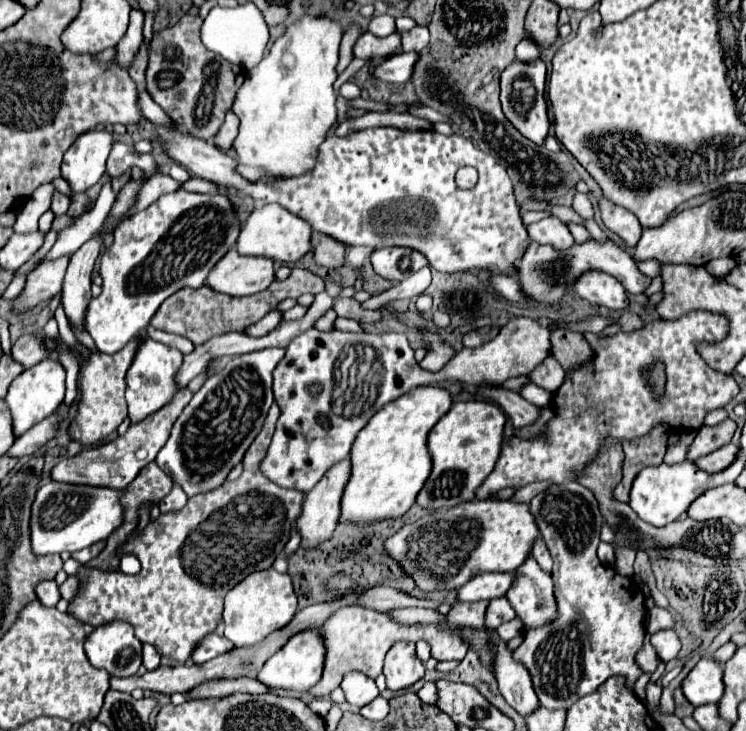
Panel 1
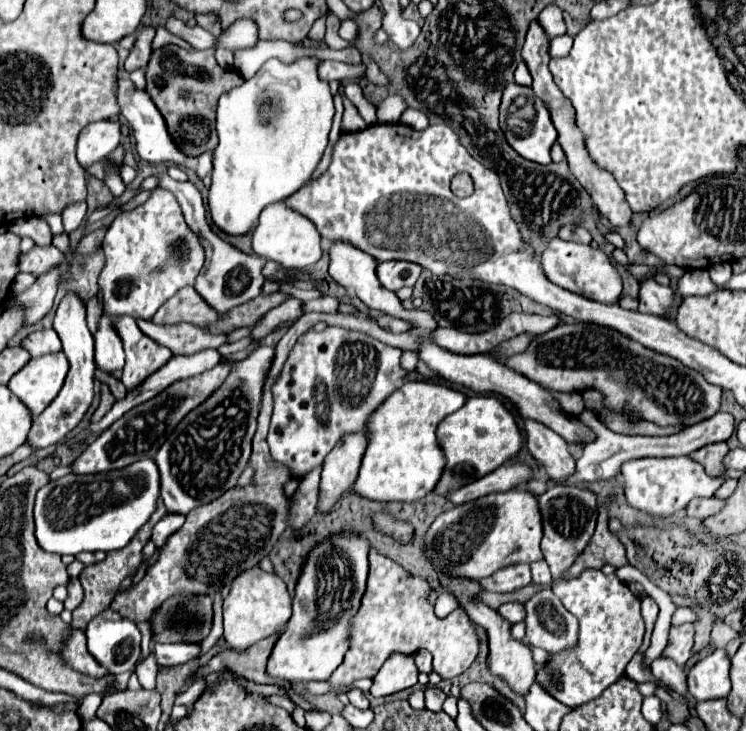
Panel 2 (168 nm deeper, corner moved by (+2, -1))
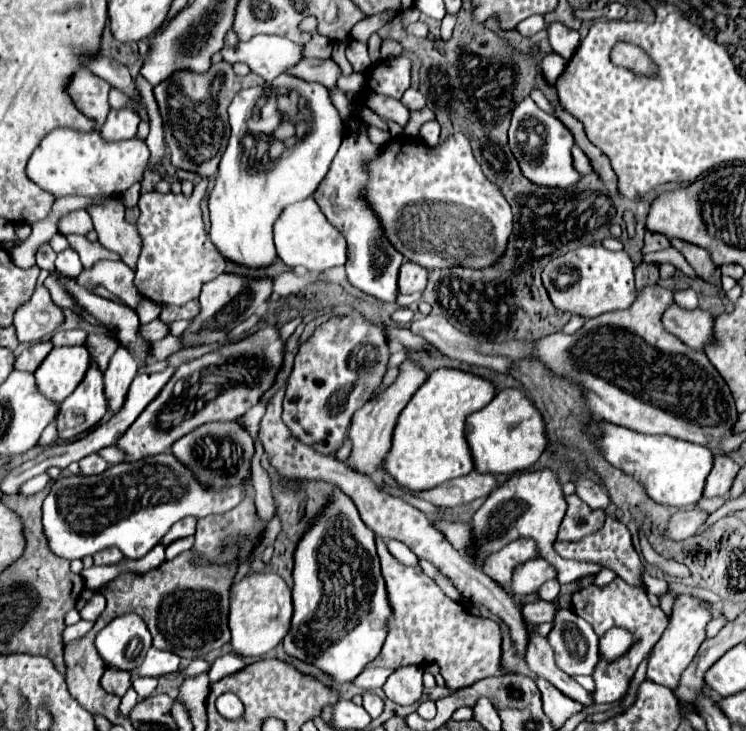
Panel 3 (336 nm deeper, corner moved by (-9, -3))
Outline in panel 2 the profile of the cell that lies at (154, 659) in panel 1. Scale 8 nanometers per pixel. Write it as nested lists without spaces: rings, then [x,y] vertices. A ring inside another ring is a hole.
[[[150,654],[138,668],[136,668],[136,674],[138,674],[138,682],[142,688],[148,688],[152,690],[156,686],[156,674],[158,674],[158,664],[154,660],[154,654]]]

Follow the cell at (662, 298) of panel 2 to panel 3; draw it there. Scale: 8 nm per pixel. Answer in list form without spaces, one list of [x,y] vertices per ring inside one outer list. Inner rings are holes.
[[[673,302],[663,314],[663,326],[667,332],[677,336],[683,344],[703,350],[707,342],[711,342],[713,316],[705,310],[685,310],[677,302]]]

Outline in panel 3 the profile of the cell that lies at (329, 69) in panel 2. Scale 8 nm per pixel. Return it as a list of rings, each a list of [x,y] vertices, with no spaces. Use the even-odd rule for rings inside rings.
[[[303,58],[295,68],[291,68],[293,76],[299,76],[303,80],[313,80],[319,84],[325,84],[329,90],[337,86],[337,80],[341,76],[341,68],[331,60],[317,60],[317,58]]]

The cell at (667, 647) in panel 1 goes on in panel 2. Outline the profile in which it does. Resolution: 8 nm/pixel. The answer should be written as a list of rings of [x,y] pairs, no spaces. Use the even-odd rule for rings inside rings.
[[[656,658],[656,660],[652,662],[650,670],[652,670],[654,678],[656,678],[660,684],[664,684],[664,686],[668,686],[670,690],[678,692],[680,696],[684,696],[686,702],[688,702],[688,706],[692,706],[692,708],[696,706],[696,700],[692,698],[692,694],[688,694],[686,672],[684,672],[680,666],[676,666],[676,662],[672,662],[672,660],[668,660],[668,658]]]

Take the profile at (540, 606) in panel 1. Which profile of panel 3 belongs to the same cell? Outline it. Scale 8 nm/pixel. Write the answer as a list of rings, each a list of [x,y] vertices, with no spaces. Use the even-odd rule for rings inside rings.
[[[557,608],[553,630],[547,638],[555,650],[557,666],[563,672],[569,676],[593,674],[593,668],[599,662],[599,636],[589,622],[573,614],[569,608]]]

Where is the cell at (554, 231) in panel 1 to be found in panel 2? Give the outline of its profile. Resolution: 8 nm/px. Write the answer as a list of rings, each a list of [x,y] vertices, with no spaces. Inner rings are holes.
[[[554,238],[548,244],[548,250],[542,254],[542,266],[546,278],[574,294],[580,294],[588,300],[596,300],[602,304],[616,304],[622,294],[622,276],[618,268],[612,264],[610,256],[602,252],[600,248],[576,244],[576,242],[566,242],[560,238]]]

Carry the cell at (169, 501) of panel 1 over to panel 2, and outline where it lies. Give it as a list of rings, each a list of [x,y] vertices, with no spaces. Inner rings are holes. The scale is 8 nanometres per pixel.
[[[166,514],[166,516],[154,526],[154,532],[152,532],[152,542],[156,544],[156,548],[164,546],[164,542],[166,542],[176,530],[180,530],[182,524],[184,524],[184,516],[182,516],[182,514]]]

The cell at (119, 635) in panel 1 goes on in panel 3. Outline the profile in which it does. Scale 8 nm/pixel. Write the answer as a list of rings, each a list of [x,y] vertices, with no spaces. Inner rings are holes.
[[[135,612],[117,616],[95,638],[95,648],[105,664],[121,670],[135,670],[151,648],[151,632]]]

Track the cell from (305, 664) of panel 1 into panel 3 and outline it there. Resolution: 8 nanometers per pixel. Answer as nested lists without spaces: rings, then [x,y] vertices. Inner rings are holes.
[[[335,490],[333,502],[325,508],[323,516],[319,516],[319,520],[305,532],[303,540],[297,544],[293,580],[295,612],[291,628],[283,638],[283,648],[287,656],[317,666],[339,684],[351,682],[355,676],[361,674],[365,664],[379,654],[387,634],[387,620],[391,616],[391,608],[387,604],[387,590],[379,570],[379,556],[375,552],[375,534],[363,524],[353,500],[343,492]]]

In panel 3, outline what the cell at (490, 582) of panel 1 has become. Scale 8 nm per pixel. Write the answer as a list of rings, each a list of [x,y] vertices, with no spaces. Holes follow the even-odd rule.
[[[543,558],[527,560],[513,570],[509,592],[519,598],[525,594],[537,592],[539,586],[551,578],[555,578],[555,570],[551,564],[547,564]]]

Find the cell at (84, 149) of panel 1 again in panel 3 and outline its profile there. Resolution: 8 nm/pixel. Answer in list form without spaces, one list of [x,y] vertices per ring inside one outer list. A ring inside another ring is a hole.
[[[133,108],[111,110],[101,128],[101,138],[111,140],[111,142],[135,138],[137,124],[139,124],[139,114]]]

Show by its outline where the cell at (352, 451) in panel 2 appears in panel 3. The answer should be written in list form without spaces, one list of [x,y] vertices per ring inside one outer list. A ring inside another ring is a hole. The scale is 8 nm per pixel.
[[[405,360],[401,364],[399,378],[389,388],[379,392],[373,400],[369,400],[363,408],[359,408],[359,412],[355,412],[351,428],[349,428],[351,454],[345,460],[349,468],[353,468],[355,472],[365,474],[365,476],[373,476],[375,474],[375,470],[379,468],[379,462],[383,462],[383,456],[391,448],[391,436],[393,436],[393,428],[395,428],[397,416],[407,406],[407,402],[411,400],[415,390],[425,382],[425,378],[427,378],[427,374],[413,360]]]

